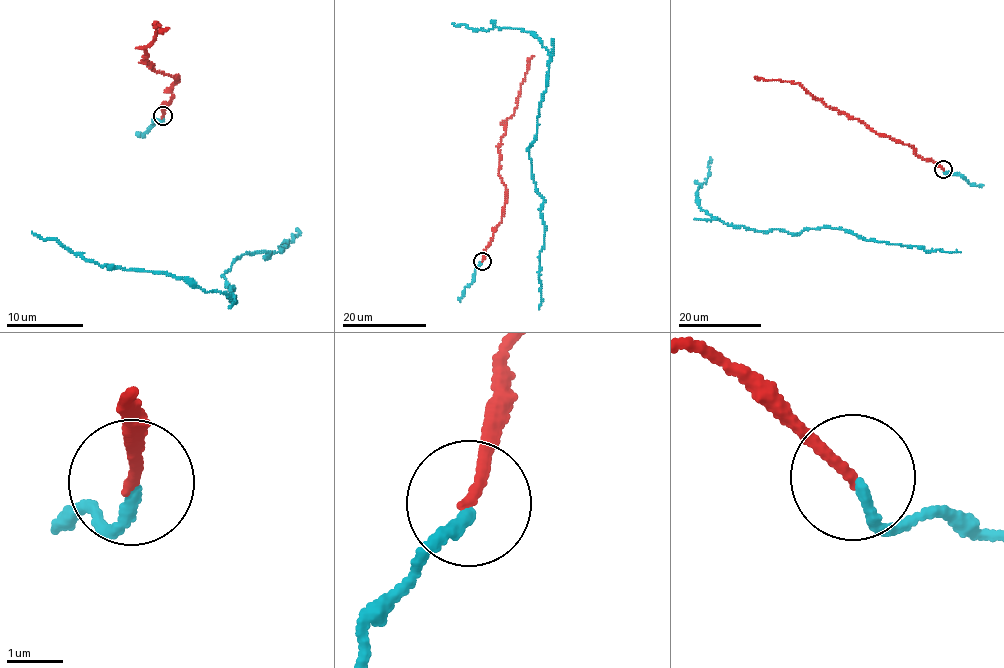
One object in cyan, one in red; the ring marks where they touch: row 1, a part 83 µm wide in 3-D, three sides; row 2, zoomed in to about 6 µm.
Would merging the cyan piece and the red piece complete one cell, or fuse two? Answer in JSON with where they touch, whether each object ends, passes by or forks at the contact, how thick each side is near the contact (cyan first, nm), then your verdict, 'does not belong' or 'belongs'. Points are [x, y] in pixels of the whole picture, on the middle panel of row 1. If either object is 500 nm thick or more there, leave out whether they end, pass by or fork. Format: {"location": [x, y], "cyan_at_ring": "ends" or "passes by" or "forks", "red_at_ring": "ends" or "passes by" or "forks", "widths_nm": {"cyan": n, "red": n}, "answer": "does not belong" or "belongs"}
{"location": [482, 261], "cyan_at_ring": "ends", "red_at_ring": "ends", "widths_nm": {"cyan": 180, "red": 190}, "answer": "belongs"}

